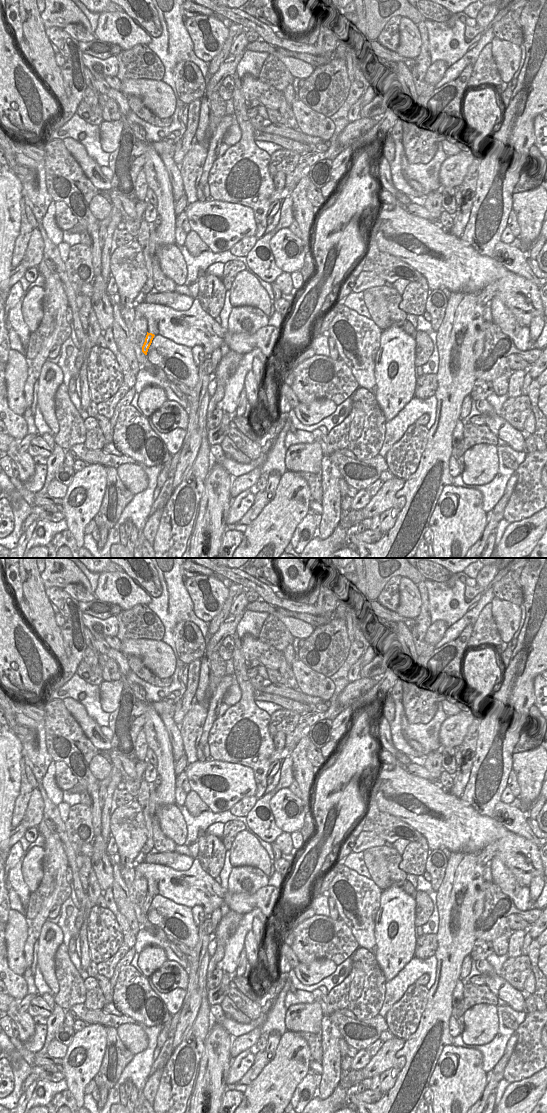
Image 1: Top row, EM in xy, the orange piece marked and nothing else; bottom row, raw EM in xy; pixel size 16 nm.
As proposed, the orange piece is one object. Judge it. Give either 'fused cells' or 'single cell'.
single cell

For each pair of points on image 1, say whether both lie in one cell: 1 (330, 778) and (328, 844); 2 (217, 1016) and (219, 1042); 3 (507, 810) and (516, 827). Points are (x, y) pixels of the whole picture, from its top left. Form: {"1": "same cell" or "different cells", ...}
{"1": "same cell", "2": "different cells", "3": "same cell"}

